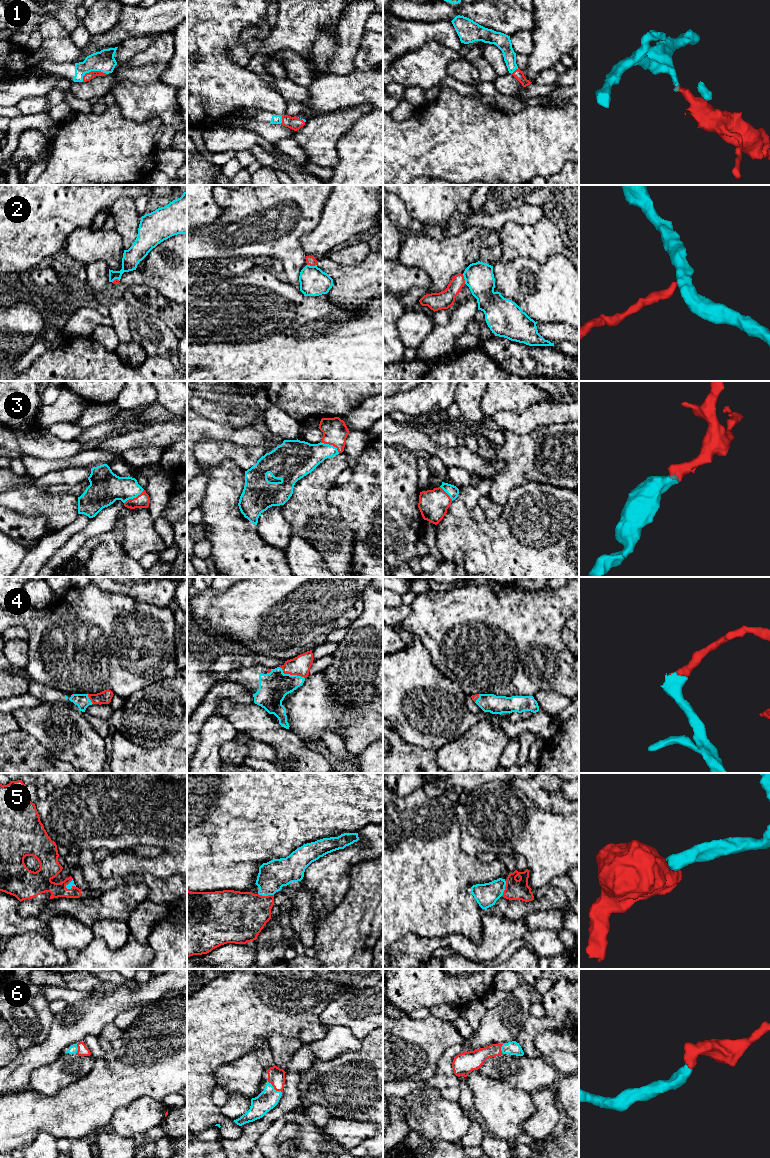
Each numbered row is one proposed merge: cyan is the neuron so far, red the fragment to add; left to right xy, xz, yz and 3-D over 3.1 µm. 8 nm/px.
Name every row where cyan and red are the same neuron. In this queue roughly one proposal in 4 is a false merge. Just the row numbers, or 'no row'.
1, 3, 4, 5, 6

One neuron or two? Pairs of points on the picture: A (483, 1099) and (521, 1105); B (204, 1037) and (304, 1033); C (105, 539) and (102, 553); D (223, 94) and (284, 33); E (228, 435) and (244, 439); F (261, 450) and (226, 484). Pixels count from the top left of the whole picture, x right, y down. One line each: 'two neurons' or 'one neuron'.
A: one neuron
B: one neuron
C: one neuron
D: two neurons
E: one neuron
F: two neurons

